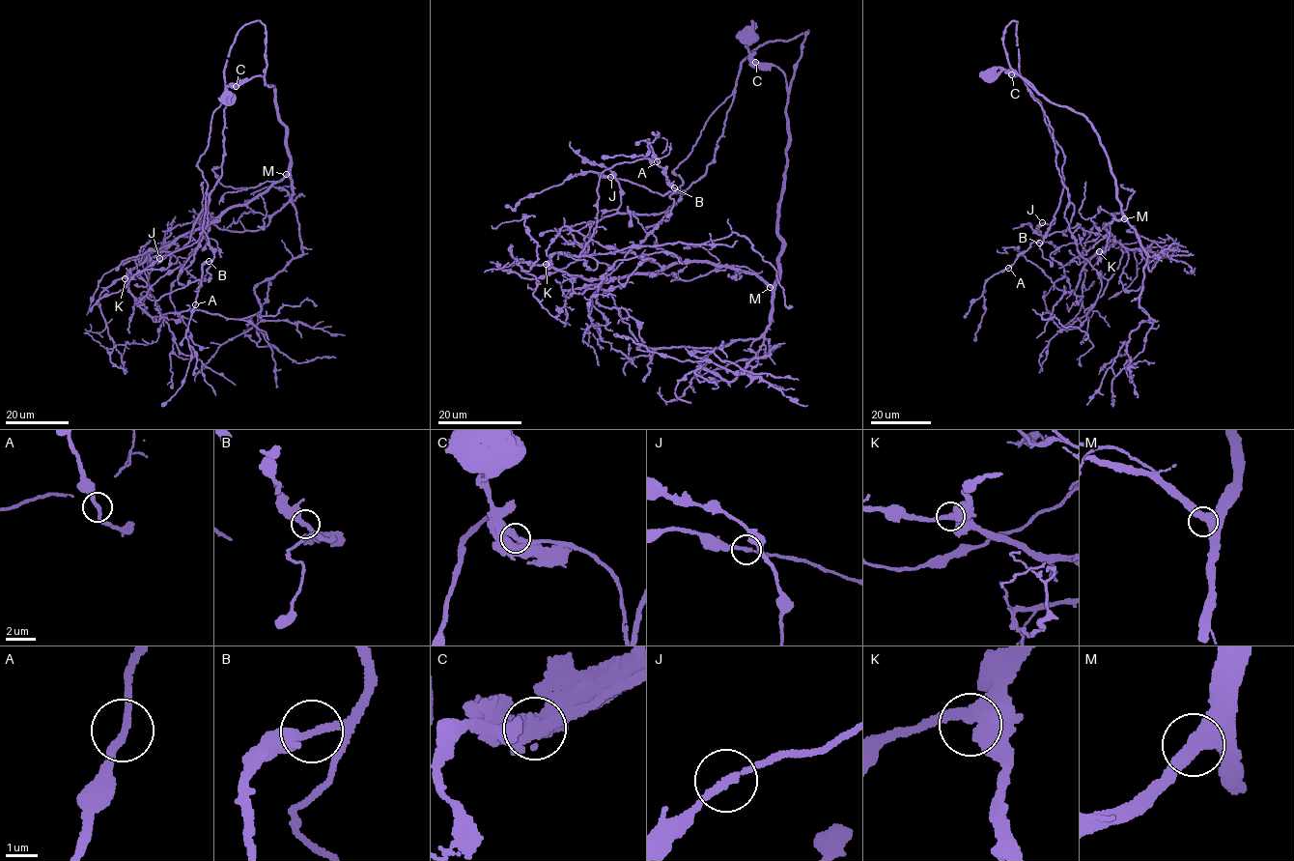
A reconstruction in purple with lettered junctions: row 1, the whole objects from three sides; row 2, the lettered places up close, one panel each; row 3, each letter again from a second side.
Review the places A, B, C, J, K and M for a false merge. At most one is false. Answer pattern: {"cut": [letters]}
{"cut": []}

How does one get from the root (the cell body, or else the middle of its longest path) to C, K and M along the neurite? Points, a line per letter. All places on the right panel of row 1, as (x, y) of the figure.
C: (990, 75), (1003, 70), (1011, 74)
K: (990, 75), (1005, 70), (1025, 77), (1090, 124), (1123, 217), (1105, 222), (1115, 241), (1099, 251)
M: (990, 75), (1003, 70), (1020, 75), (1051, 101), (1070, 107), (1084, 116), (1104, 149), (1124, 218)

